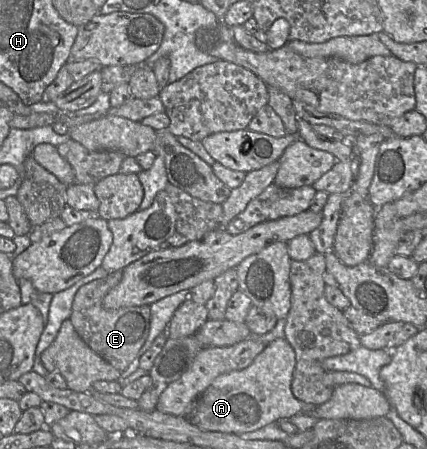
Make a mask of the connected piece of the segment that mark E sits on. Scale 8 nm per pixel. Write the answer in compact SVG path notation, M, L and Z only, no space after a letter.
M122 271L82 286L74 296L70 321L83 341L121 373L126 370L144 345L150 331L150 305L108 310L103 307L106 294L122 280Z

